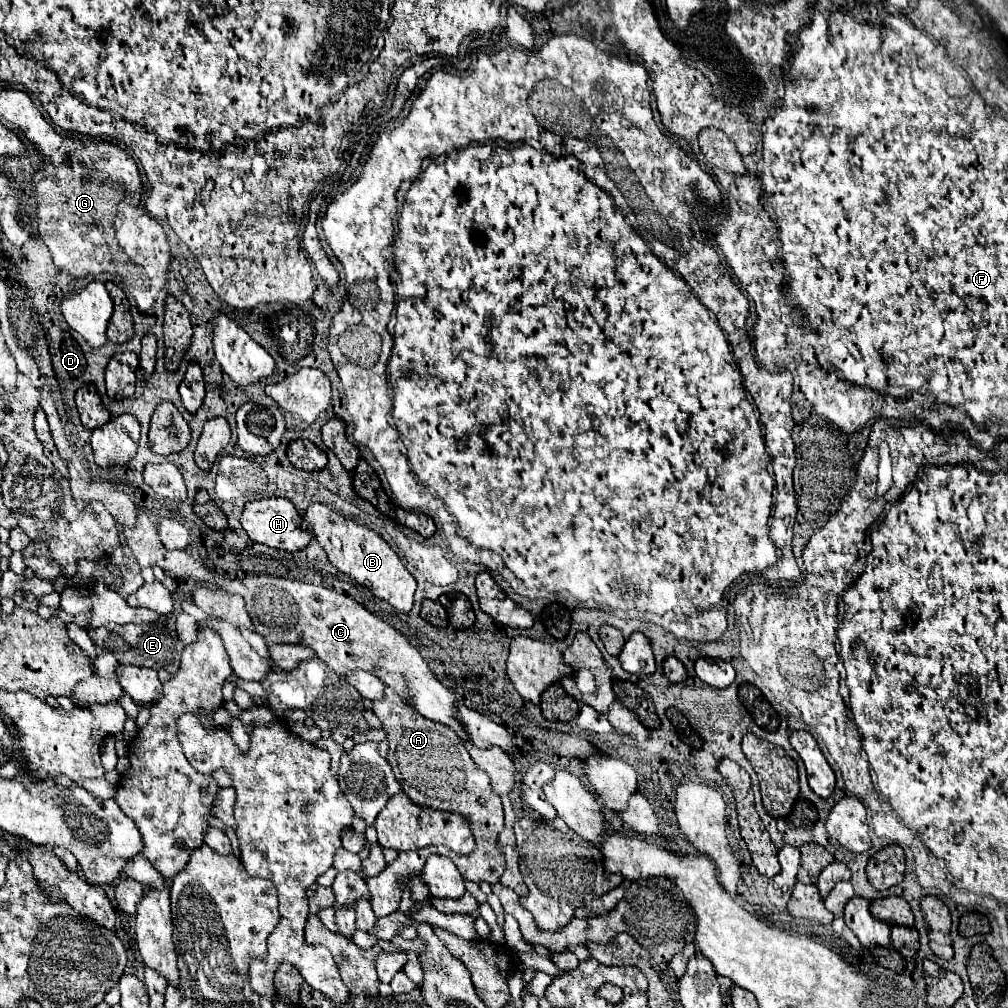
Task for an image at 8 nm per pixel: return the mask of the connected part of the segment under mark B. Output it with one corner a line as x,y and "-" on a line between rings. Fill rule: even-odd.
312,503
304,513
304,521
310,525
320,547
326,551
330,563
338,571
350,575
352,579
368,587
376,597
388,601
398,611
412,609
416,581
408,573
408,569
402,565
398,555
392,551
392,547
376,531
346,519
344,515
332,511
328,505
322,505
322,503

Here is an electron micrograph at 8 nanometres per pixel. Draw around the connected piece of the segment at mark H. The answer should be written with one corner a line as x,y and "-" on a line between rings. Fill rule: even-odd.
270,497
270,499
246,503
242,517
240,517
240,523
252,541
264,543
268,547
284,549
284,551
300,551
312,539
312,531
302,529
302,515
296,511
292,501
282,499
282,497

